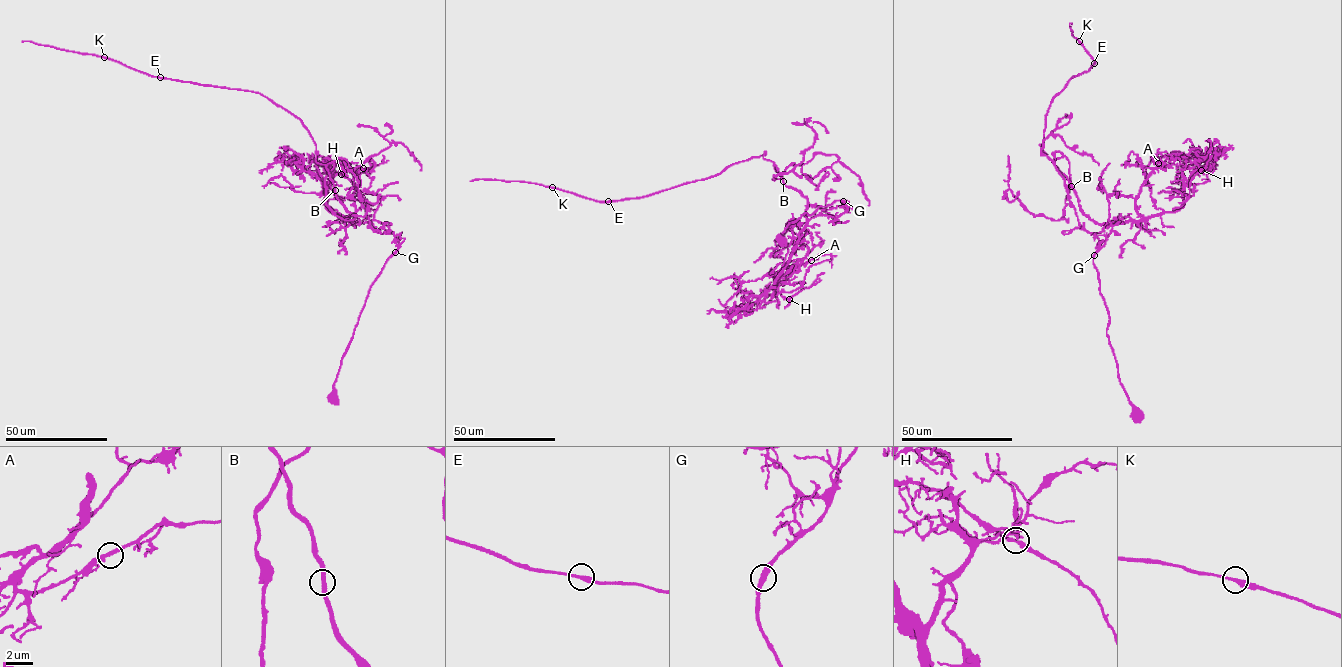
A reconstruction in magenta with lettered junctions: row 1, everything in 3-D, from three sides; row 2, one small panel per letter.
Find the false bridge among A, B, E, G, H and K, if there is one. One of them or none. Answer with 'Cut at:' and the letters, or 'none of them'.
Cut at: none of them

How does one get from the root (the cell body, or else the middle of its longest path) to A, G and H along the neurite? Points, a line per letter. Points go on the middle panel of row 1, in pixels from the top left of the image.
A: (781, 242), (805, 213), (843, 200), (844, 212), (813, 217), (799, 234), (808, 254), (797, 265), (811, 260)
G: (781, 242), (781, 234), (789, 224), (805, 213), (810, 215), (819, 207), (843, 201)
H: (781, 242), (805, 213), (846, 203), (837, 217), (812, 217), (799, 234), (774, 281), (789, 299)

